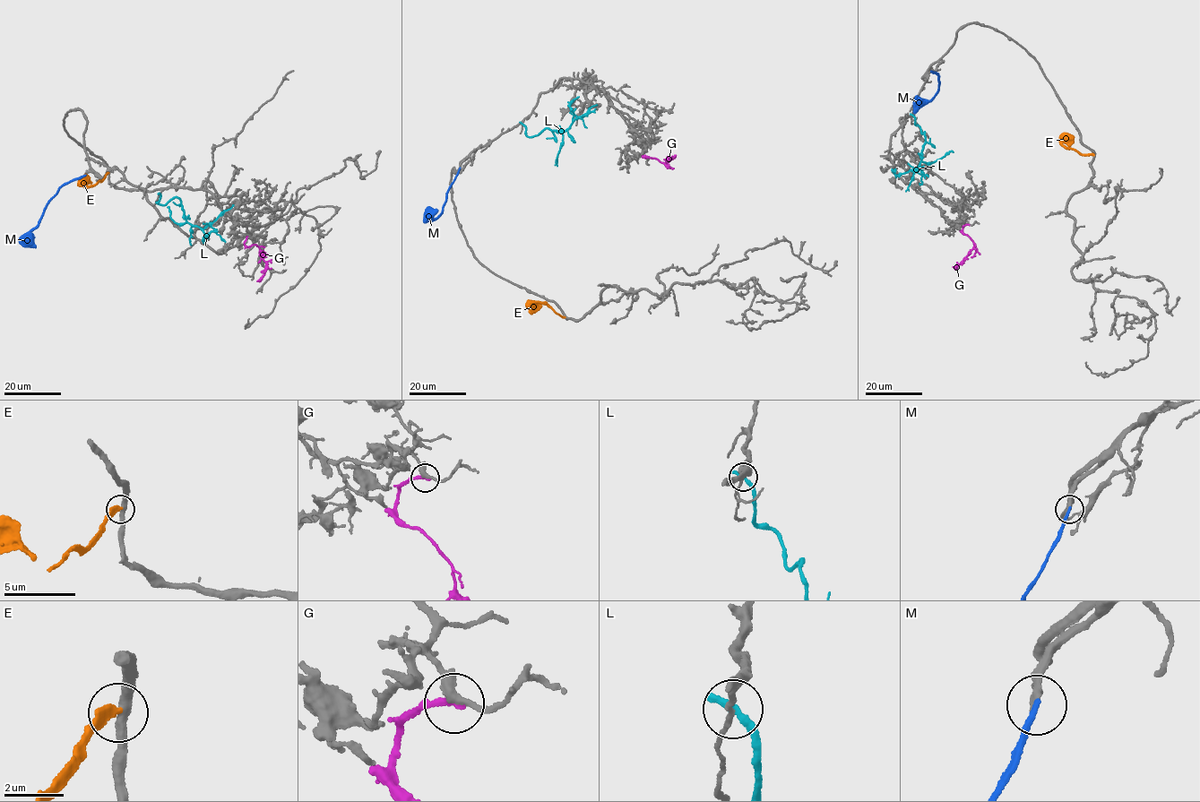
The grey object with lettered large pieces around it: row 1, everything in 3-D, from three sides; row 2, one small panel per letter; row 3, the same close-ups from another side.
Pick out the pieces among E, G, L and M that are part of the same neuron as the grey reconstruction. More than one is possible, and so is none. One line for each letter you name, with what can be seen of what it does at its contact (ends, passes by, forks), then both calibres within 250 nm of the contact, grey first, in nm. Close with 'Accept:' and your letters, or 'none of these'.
M: It ends there. Thickness 300 nm (grey) against 240 nm
Accept: M

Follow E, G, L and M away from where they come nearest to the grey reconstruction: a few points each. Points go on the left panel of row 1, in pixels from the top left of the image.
E: (108, 173), (101, 181), (86, 186), (88, 179), (85, 174)
G: (246, 237), (246, 245), (258, 246), (266, 266), (257, 281)
L: (159, 194), (160, 199), (157, 202), (159, 203), (167, 204), (177, 197), (185, 220), (202, 228), (233, 204)
M: (85, 175), (59, 187), (47, 204), (39, 220), (29, 233), (36, 247)

